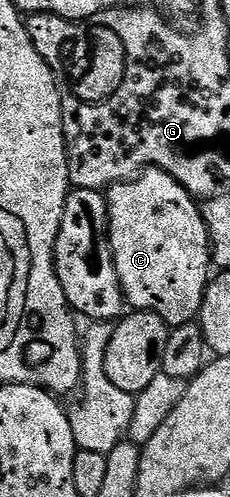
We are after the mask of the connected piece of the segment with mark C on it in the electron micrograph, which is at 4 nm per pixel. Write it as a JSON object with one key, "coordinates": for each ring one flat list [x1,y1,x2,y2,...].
{"coordinates":[[155,168,145,169,143,172,137,174,136,177,128,179,127,182,117,182,116,185,109,186,106,191,106,197,108,199,108,239,112,245,116,275,124,293,125,303,133,311,149,310,158,316,162,316,162,320,166,320,169,327,172,328,181,326,187,322,197,321,200,309,202,308,203,296,210,281,208,270,211,271,213,269,212,241,208,238,208,229,204,223,204,215,201,207,198,205,197,199,193,198,192,193,185,186,178,184,178,180,174,180,174,176,170,176,164,170,157,170]]}

